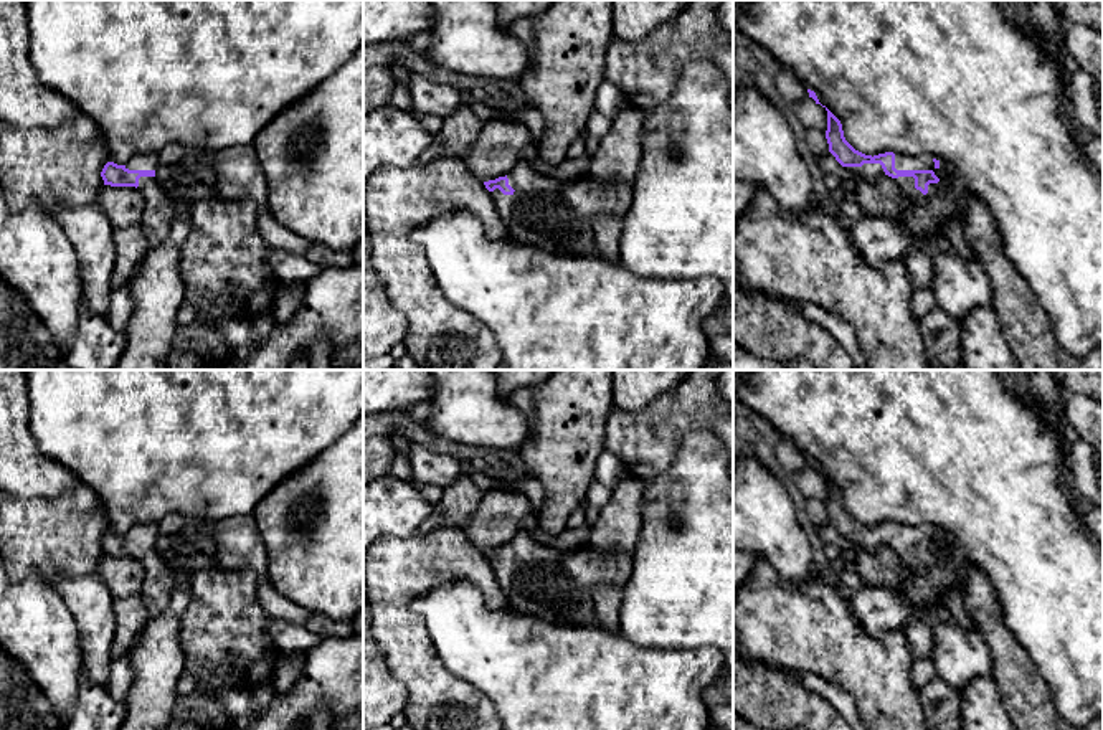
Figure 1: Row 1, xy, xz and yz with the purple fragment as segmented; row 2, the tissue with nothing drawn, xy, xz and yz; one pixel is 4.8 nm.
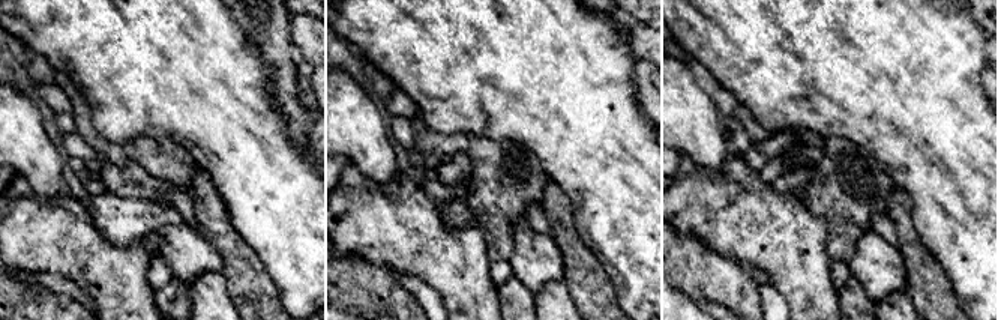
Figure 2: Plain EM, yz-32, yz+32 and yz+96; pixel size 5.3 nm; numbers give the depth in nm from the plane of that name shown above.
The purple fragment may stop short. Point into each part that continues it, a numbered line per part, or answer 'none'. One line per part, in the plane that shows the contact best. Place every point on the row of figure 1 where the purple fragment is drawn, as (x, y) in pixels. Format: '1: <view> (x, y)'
1: yz (869, 172)
2: yz (945, 202)

